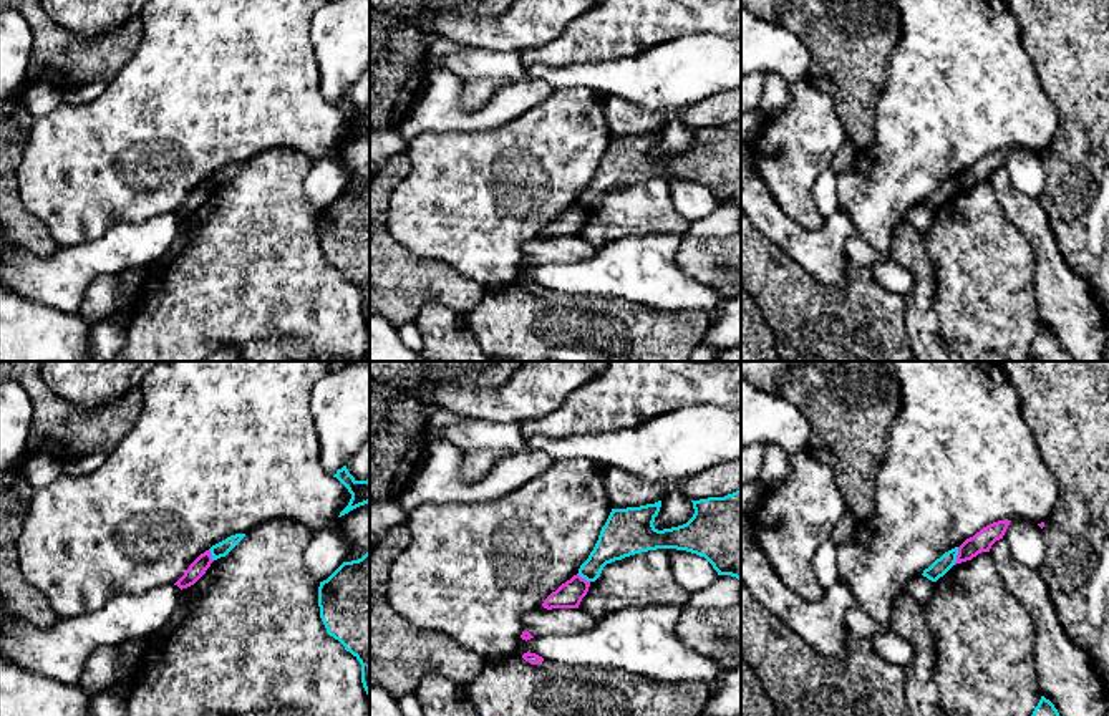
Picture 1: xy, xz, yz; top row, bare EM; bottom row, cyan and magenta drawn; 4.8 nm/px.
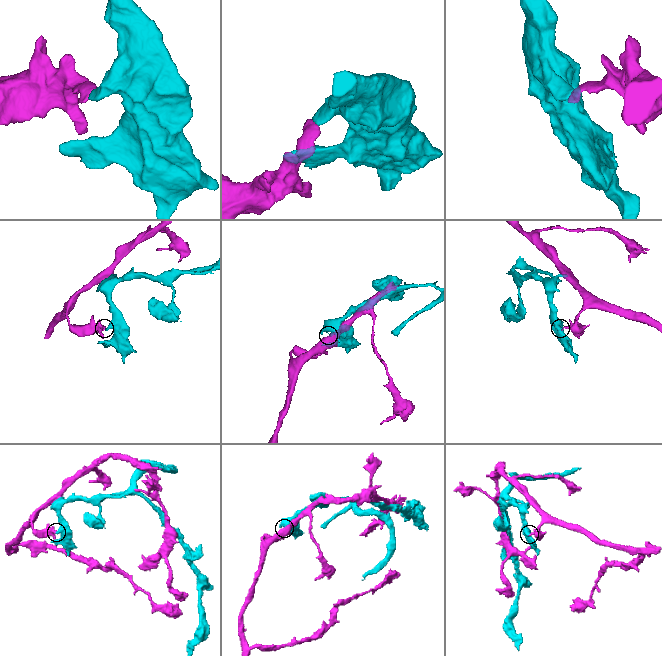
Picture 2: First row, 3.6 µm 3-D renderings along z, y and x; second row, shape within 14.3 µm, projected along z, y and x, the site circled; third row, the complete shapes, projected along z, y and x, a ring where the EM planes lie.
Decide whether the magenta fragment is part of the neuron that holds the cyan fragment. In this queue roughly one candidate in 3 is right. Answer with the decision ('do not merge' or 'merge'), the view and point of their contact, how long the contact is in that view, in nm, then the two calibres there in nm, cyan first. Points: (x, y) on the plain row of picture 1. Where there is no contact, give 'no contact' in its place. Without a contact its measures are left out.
do not merge | yz (957, 183) | 90 nm | 80/100 nm

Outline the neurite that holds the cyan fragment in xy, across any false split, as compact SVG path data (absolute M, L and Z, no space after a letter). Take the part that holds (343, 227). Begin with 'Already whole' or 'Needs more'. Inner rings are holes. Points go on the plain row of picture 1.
Already whole. M370 181L320 210L318 235L327 262L360 290L370 327Z

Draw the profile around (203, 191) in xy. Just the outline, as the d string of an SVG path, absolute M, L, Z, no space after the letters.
M206 179L189 194L189 197L174 214L177 214L181 219L194 214L206 202L212 191L211 179Z

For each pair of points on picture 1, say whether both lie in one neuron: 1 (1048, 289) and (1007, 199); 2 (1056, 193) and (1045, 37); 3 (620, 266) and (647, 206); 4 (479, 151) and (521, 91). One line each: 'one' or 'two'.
1: one
2: one
3: two
4: two

